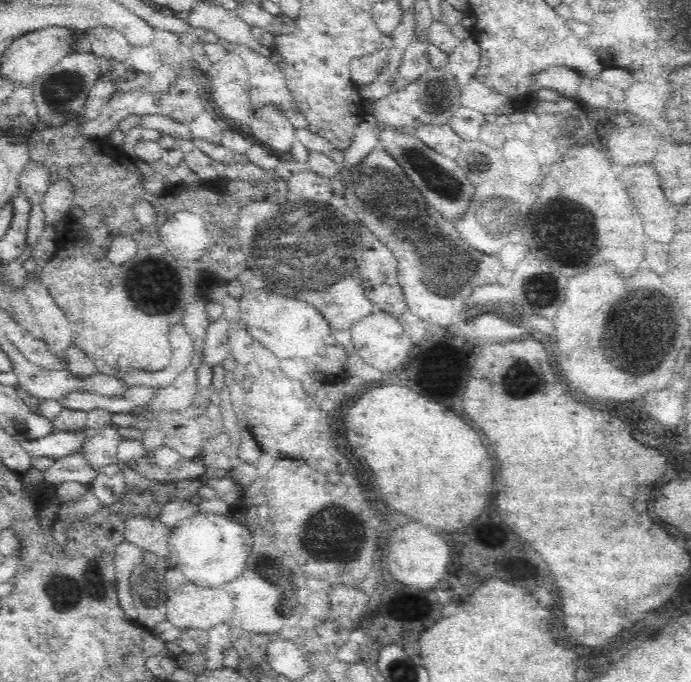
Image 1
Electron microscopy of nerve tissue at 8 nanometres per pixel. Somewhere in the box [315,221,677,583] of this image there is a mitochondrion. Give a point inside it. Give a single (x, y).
(634, 323)

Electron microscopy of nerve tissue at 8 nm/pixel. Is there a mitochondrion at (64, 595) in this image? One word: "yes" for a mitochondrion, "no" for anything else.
yes

